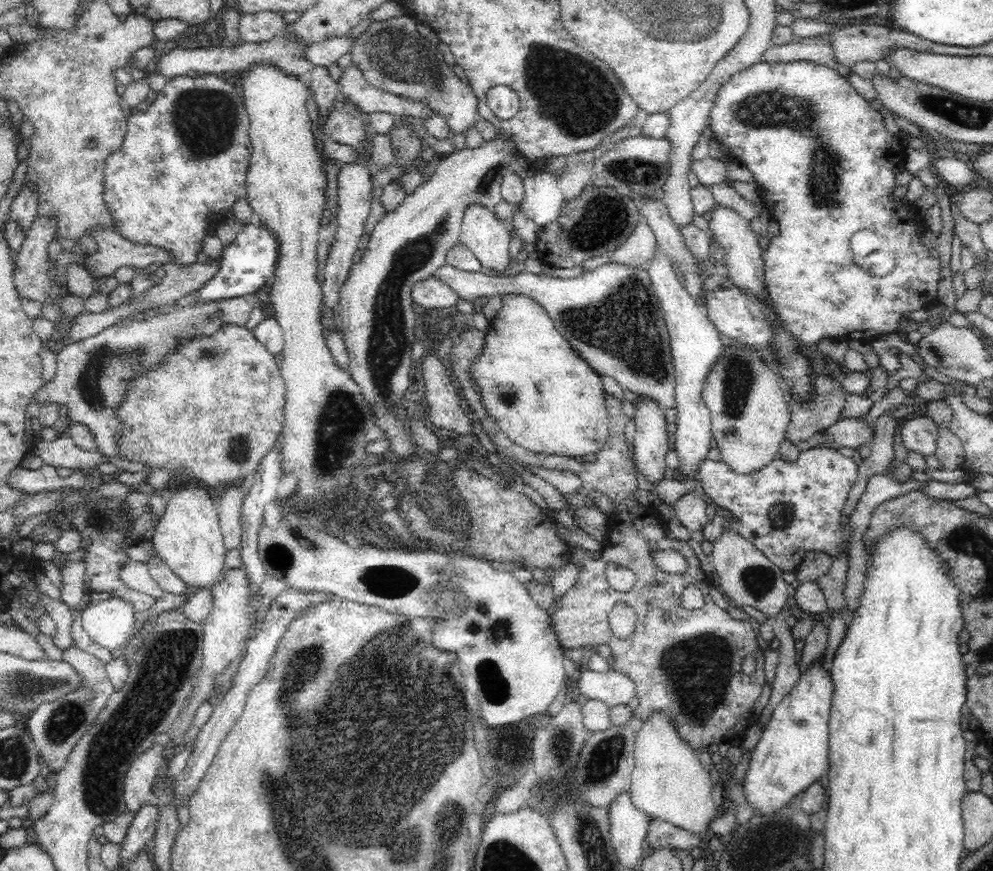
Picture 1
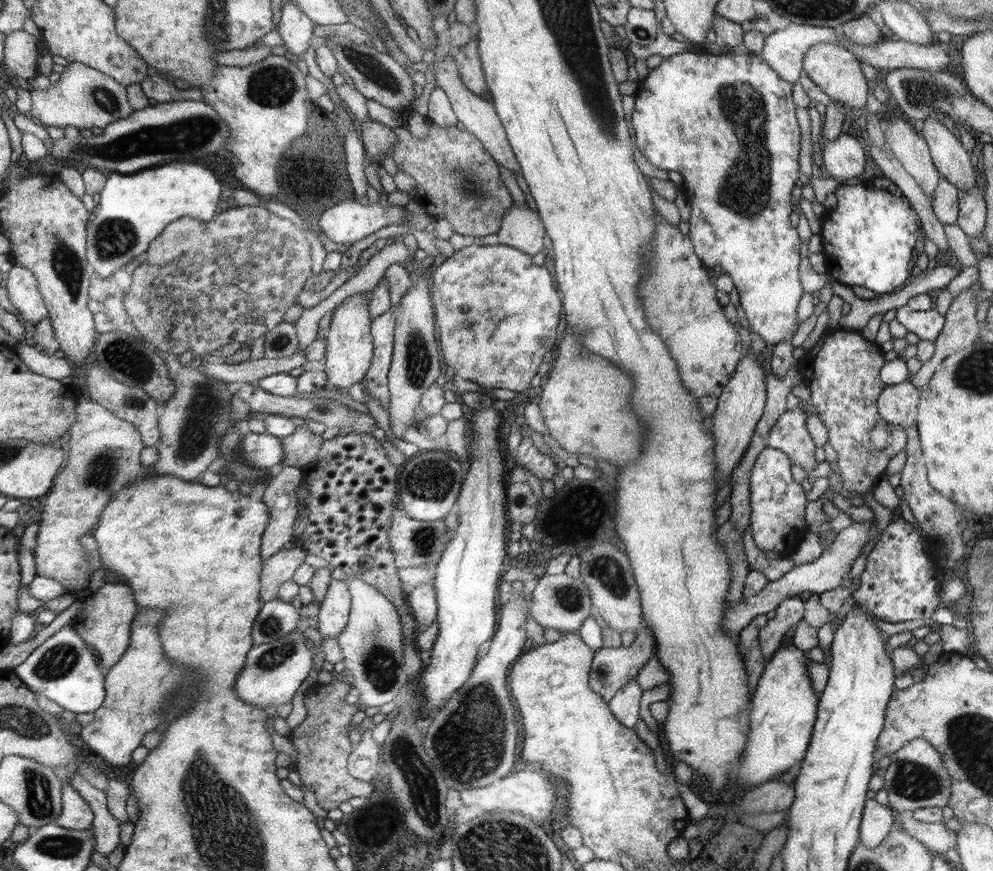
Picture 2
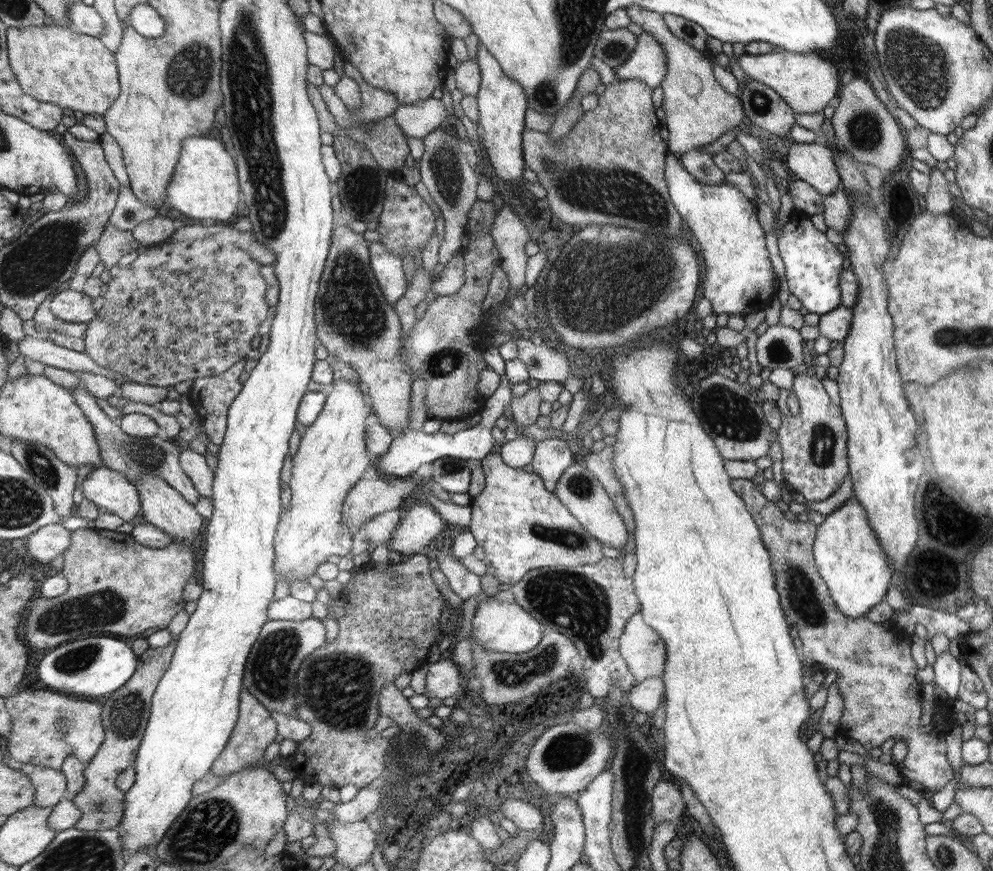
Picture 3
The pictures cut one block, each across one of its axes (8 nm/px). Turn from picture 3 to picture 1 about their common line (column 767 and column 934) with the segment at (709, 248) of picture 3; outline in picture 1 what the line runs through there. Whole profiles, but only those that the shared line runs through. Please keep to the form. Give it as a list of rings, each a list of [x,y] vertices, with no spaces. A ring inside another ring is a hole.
[[[806,59],[798,61],[786,61],[785,63],[768,64],[758,61],[750,68],[742,69],[740,72],[730,76],[730,79],[720,88],[710,114],[708,114],[707,134],[728,146],[734,159],[746,165],[758,184],[761,203],[768,212],[772,214],[776,226],[780,226],[780,234],[770,237],[768,249],[764,251],[764,280],[766,291],[768,291],[768,303],[772,305],[778,314],[780,324],[785,324],[786,329],[801,346],[809,347],[818,344],[822,338],[844,338],[847,340],[868,340],[874,336],[881,337],[882,334],[896,333],[898,322],[906,312],[914,310],[934,308],[941,302],[938,300],[938,282],[942,276],[942,262],[940,254],[936,250],[928,250],[928,246],[922,242],[922,222],[918,220],[918,210],[914,208],[914,222],[912,222],[912,212],[910,206],[904,204],[900,198],[892,198],[894,190],[894,180],[898,170],[904,167],[905,148],[900,134],[892,135],[882,122],[881,110],[876,112],[870,108],[870,102],[866,101],[848,82],[845,76],[838,73],[836,69],[826,67],[826,65],[810,63]],[[858,230],[872,230],[878,234],[880,240],[884,240],[890,248],[890,252],[896,256],[894,258],[894,270],[888,272],[886,276],[872,276],[870,272],[860,270],[862,264],[856,262],[852,248],[850,248],[850,238]]]

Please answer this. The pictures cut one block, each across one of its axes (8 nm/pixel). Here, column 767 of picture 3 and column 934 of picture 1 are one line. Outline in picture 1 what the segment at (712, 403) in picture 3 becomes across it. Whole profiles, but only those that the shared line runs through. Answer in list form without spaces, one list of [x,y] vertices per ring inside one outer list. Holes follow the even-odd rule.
[[[921,412],[906,420],[902,426],[902,444],[906,450],[914,450],[924,457],[936,453],[940,429],[936,421]]]

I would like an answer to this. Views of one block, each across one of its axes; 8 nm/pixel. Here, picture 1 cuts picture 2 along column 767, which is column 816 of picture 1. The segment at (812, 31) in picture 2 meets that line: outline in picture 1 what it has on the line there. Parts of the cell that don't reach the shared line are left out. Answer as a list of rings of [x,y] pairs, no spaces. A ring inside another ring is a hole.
[[[821,36],[796,38],[788,44],[780,46],[770,44],[761,61],[774,64],[798,61],[800,59],[806,59],[810,63],[814,61],[816,64],[826,65],[826,67],[833,69],[836,69],[838,64],[831,51],[831,46],[827,42],[823,42]]]

